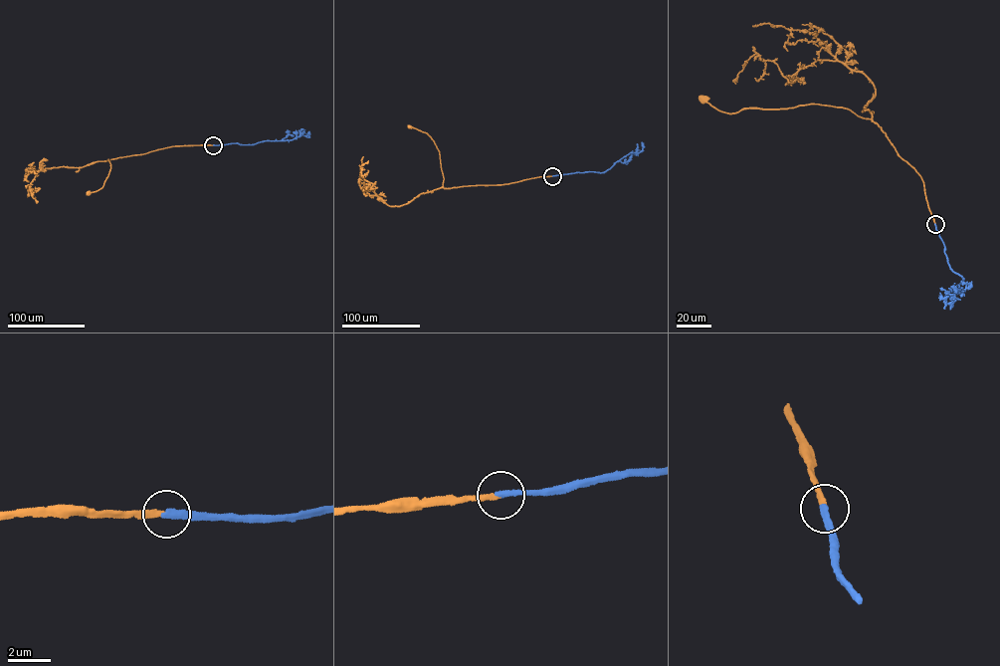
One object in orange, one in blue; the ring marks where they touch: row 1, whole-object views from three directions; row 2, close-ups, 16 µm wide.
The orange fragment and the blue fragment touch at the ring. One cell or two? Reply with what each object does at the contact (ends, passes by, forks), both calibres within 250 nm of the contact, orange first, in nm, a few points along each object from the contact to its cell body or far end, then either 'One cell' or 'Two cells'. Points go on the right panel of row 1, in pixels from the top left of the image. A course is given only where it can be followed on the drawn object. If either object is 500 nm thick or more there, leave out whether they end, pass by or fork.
At the ring orange ends. At the ring blue ends. Thickness 260 nm (orange) against 320 nm. Course of orange: (935, 224), (921, 177), (871, 119), (846, 109), (816, 104), (785, 110), (751, 108), (728, 113), (702, 99). Course of blue: (935, 224), (949, 267), (963, 279), (945, 297), (954, 300), (952, 306), (944, 302), (940, 292). One cell

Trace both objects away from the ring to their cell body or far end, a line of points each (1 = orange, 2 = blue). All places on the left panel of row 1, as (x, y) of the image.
1: (213, 145), (172, 146), (108, 159), (110, 167), (102, 187), (88, 193)
2: (213, 145), (290, 140), (307, 135), (308, 131)

